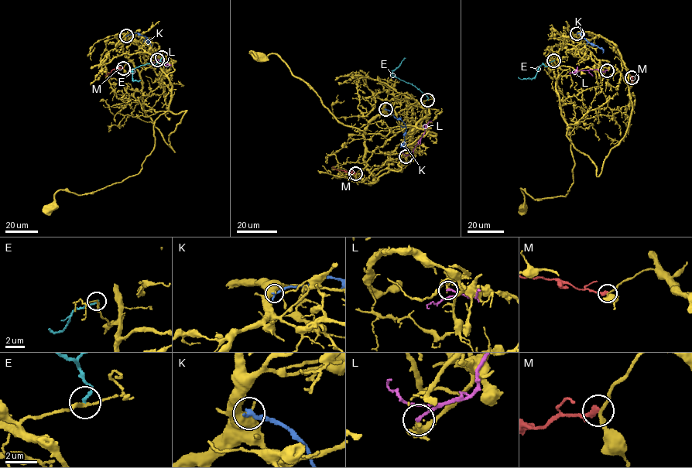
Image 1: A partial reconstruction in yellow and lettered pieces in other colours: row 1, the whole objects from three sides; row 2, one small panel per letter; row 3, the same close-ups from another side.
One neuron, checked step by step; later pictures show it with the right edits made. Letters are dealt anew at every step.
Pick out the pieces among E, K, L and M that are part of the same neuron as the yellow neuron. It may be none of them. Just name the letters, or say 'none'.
none

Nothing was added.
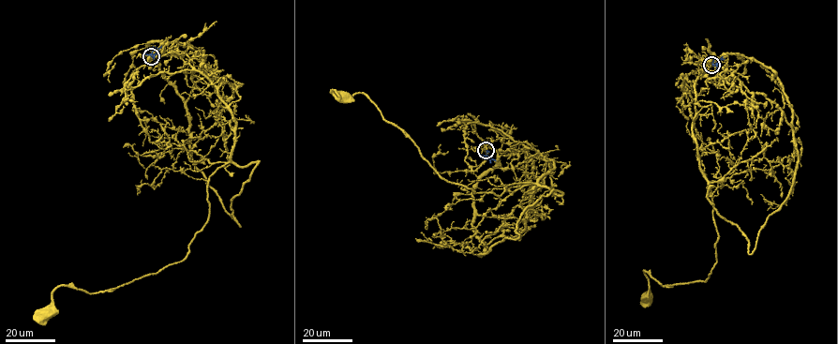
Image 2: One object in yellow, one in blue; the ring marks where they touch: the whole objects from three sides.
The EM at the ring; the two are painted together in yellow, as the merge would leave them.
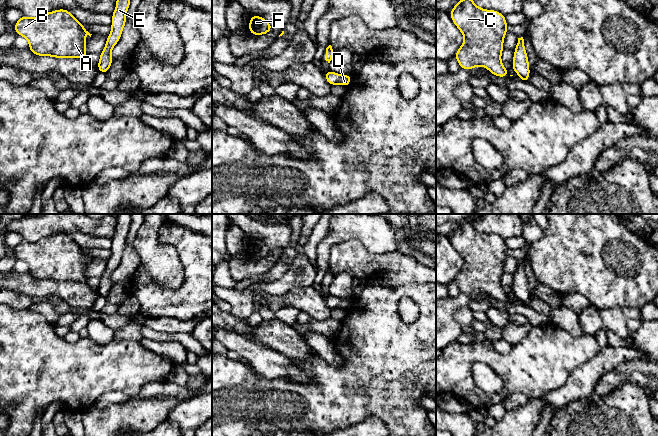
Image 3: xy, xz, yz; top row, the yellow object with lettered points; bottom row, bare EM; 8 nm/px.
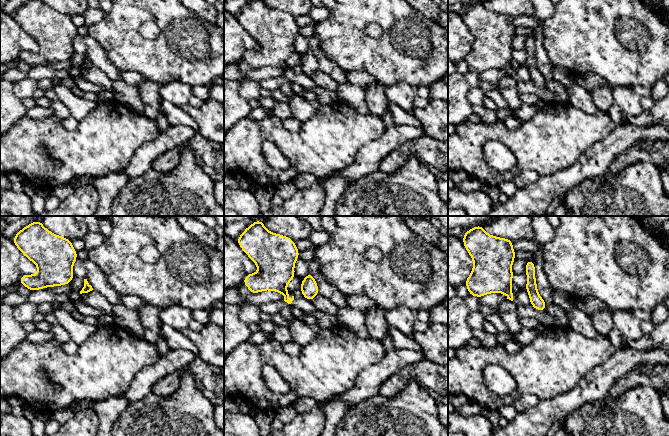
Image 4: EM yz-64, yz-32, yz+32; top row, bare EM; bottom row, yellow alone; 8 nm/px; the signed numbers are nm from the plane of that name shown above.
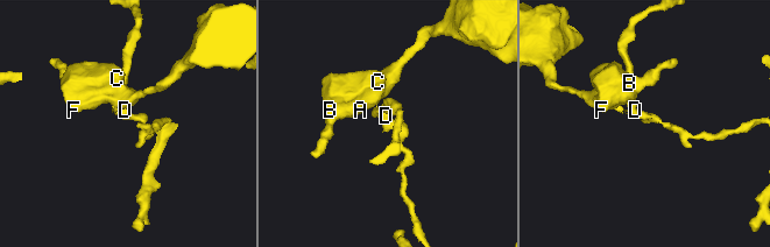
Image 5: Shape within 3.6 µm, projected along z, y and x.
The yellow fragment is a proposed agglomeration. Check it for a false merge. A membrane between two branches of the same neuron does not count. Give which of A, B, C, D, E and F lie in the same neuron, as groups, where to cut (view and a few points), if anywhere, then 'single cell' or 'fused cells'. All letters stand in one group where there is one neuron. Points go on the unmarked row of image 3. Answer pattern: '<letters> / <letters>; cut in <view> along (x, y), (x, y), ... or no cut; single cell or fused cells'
A B C F / D E; cut in yz along (521, 301), (524, 304); fused cells

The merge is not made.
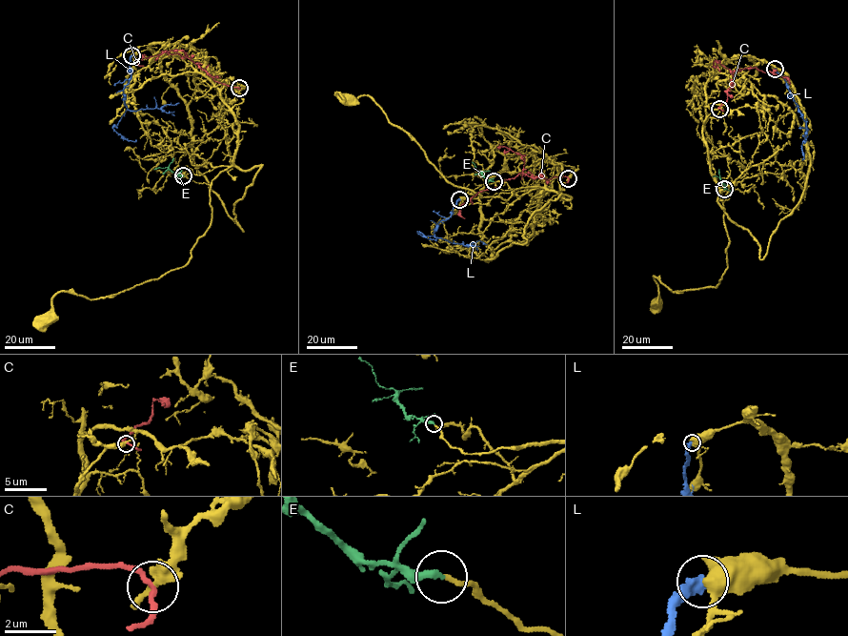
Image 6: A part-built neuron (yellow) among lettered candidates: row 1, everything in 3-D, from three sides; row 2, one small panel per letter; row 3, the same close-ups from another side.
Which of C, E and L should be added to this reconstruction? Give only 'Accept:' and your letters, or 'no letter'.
Accept: E

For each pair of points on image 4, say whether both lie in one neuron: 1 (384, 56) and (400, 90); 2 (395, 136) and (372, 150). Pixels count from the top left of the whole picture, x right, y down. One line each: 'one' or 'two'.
1: two
2: one

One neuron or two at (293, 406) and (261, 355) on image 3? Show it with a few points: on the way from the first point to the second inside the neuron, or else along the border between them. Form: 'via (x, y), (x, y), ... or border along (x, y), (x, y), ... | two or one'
border along (254, 368), (265, 378), (290, 378), (299, 383) | two

